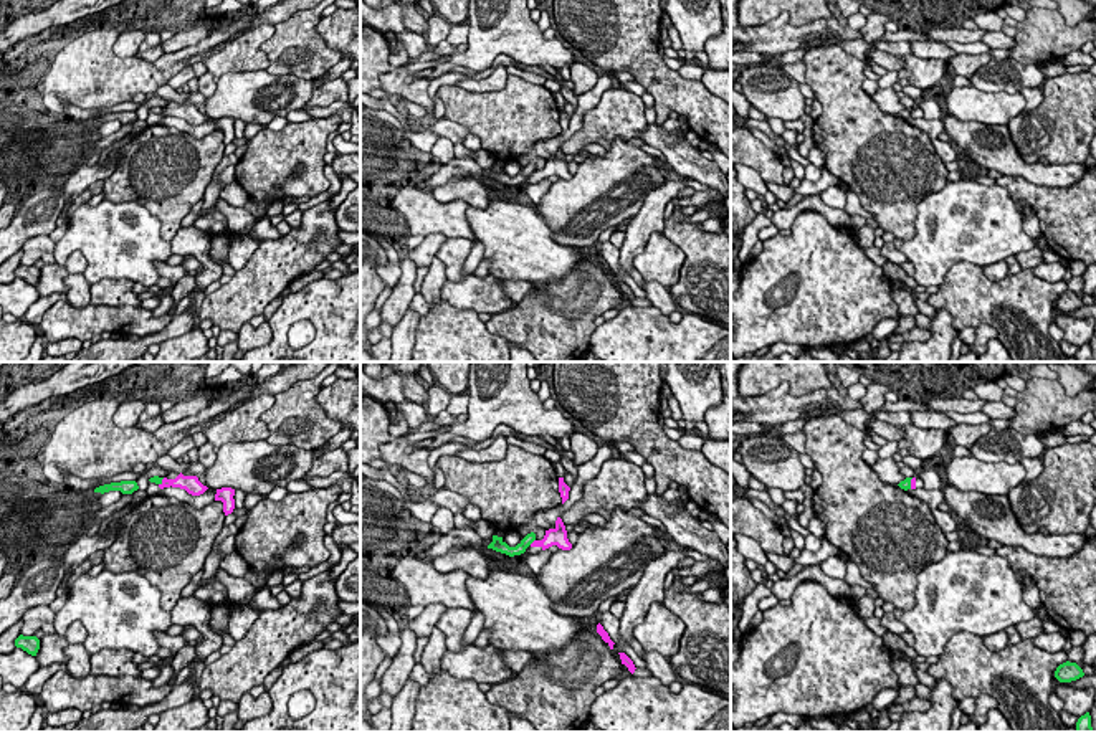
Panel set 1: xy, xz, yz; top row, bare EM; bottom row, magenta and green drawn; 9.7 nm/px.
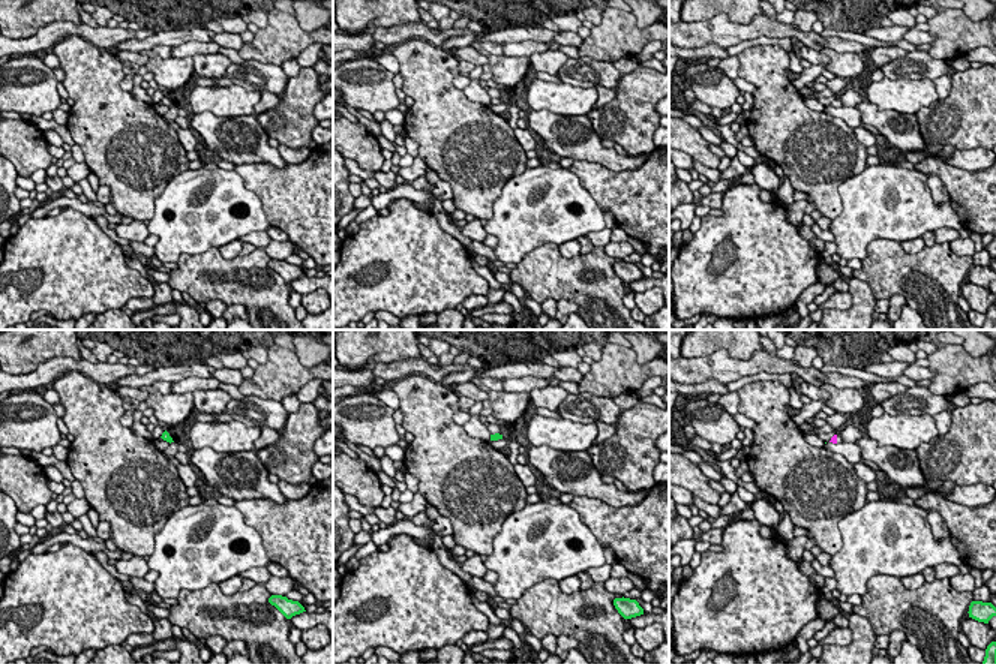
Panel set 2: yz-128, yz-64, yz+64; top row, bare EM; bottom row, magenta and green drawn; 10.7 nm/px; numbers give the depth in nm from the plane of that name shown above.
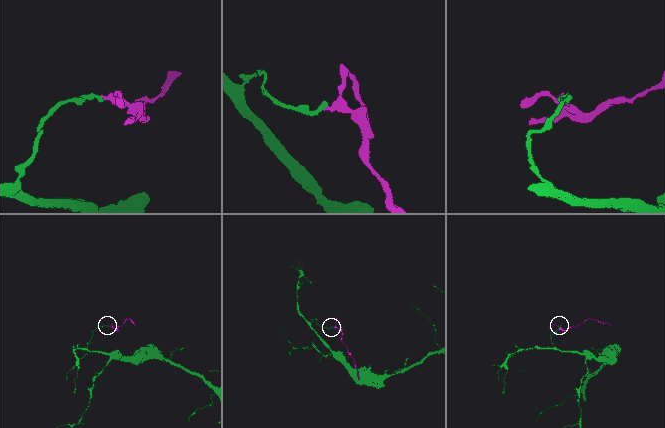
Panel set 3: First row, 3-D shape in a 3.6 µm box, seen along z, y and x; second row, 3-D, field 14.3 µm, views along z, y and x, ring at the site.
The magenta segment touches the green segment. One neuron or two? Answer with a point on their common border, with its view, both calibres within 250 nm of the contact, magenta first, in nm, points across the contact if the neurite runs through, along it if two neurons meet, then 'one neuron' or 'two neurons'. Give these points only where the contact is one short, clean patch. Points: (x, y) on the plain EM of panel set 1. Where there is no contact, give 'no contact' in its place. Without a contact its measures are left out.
contact xz (533, 172); calibres 170 and 100 nm; border xz (534, 169), (529, 174); two neurons

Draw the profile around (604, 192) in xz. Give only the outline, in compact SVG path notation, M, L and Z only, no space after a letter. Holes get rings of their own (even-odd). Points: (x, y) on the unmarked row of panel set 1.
M613 139L603 155L584 160L570 180L550 183L536 212L557 243L592 248L603 230L633 218L655 185L666 182L658 162L671 170L665 157Z

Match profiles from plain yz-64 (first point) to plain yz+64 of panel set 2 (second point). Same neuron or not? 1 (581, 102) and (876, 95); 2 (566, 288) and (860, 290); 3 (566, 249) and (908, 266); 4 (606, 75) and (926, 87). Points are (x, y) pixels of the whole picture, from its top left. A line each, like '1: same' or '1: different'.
1: same
2: different
3: different
4: different

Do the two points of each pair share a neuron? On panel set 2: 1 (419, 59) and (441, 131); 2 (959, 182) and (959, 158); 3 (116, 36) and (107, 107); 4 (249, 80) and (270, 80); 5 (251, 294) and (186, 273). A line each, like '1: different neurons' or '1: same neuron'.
1: same neuron
2: different neurons
3: different neurons
4: same neuron
5: same neuron

